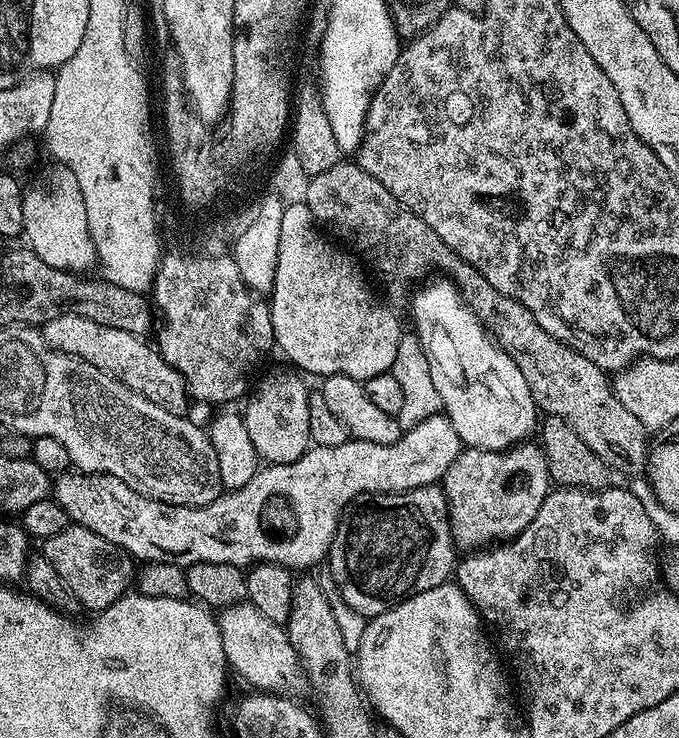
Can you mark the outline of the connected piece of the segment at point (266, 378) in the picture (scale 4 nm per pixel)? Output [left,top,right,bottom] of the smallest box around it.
[242,366,310,464]

